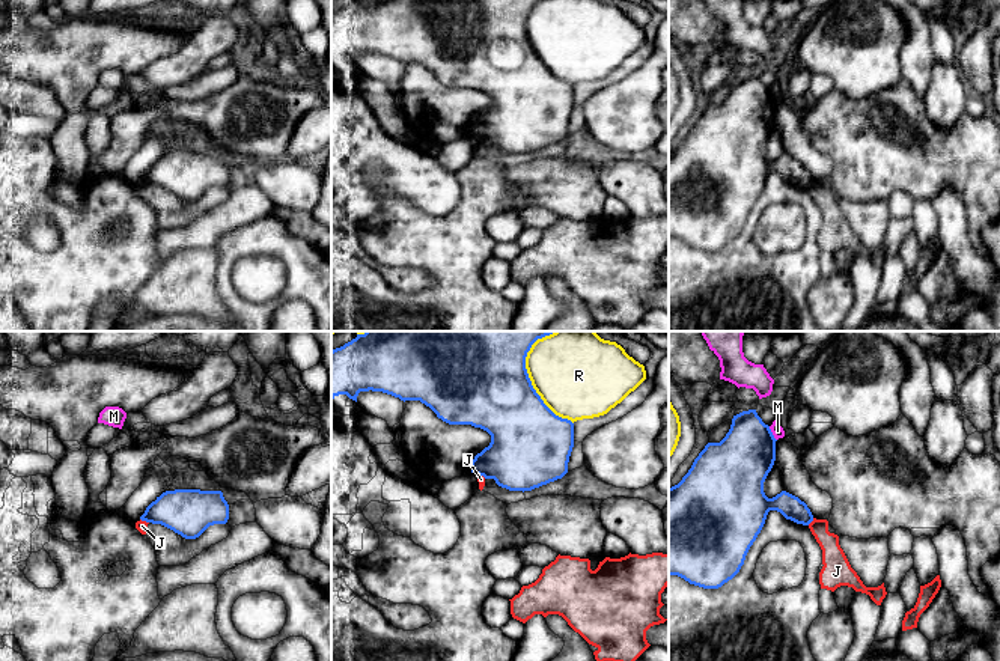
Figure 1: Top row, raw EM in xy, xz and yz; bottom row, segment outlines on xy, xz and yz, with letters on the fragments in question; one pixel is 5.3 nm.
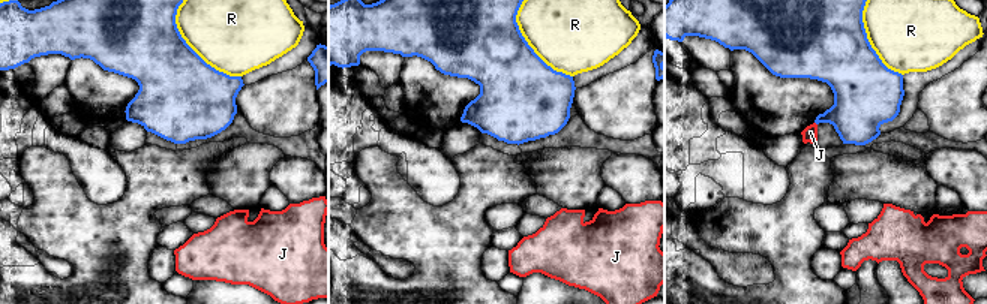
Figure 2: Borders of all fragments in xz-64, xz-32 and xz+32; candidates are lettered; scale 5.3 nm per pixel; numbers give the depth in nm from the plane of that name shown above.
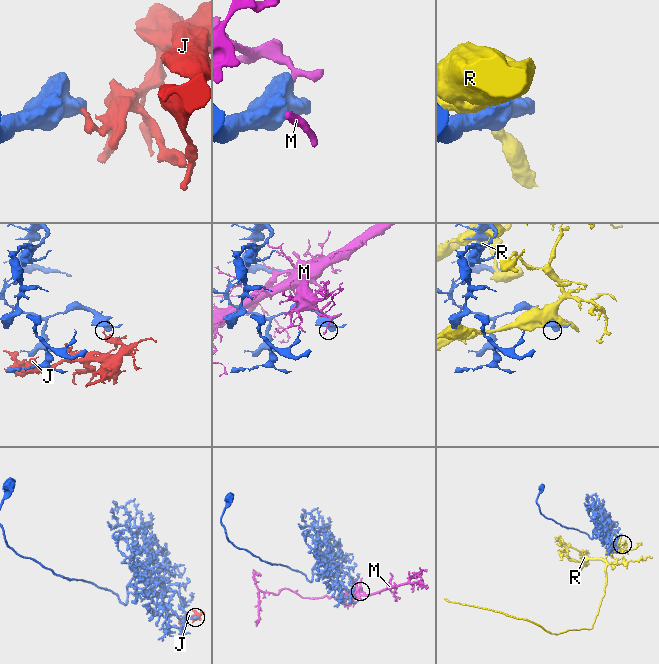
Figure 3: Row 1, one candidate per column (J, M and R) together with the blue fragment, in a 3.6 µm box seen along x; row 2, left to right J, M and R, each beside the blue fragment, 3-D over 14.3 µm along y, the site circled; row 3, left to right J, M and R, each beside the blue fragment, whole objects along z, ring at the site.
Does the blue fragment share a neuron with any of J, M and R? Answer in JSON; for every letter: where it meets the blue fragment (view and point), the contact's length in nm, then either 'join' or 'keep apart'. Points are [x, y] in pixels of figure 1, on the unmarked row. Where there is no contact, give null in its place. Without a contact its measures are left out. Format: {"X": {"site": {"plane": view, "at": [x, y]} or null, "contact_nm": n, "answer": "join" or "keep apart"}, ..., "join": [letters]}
{"J": {"site": {"plane": "xy", "at": [145, 182]}, "contact_nm": 50, "answer": "keep apart"}, "M": {"site": {"plane": "yz", "at": [771, 97]}, "contact_nm": 90, "answer": "keep apart"}, "R": {"site": {"plane": "xz", "at": [530, 47]}, "contact_nm": 500, "answer": "keep apart"}, "join": []}

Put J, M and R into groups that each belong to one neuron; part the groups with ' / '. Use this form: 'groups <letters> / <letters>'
groups J / M / R

